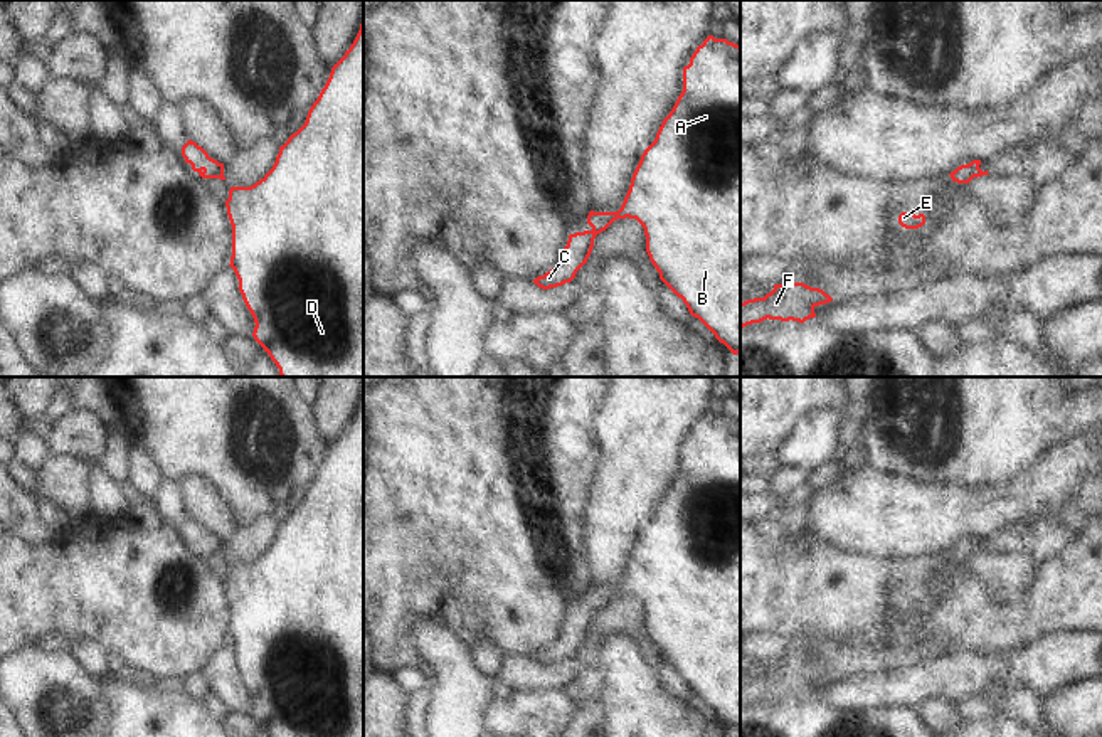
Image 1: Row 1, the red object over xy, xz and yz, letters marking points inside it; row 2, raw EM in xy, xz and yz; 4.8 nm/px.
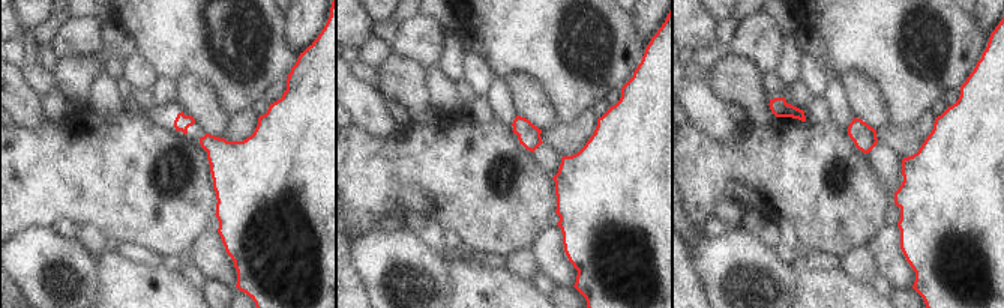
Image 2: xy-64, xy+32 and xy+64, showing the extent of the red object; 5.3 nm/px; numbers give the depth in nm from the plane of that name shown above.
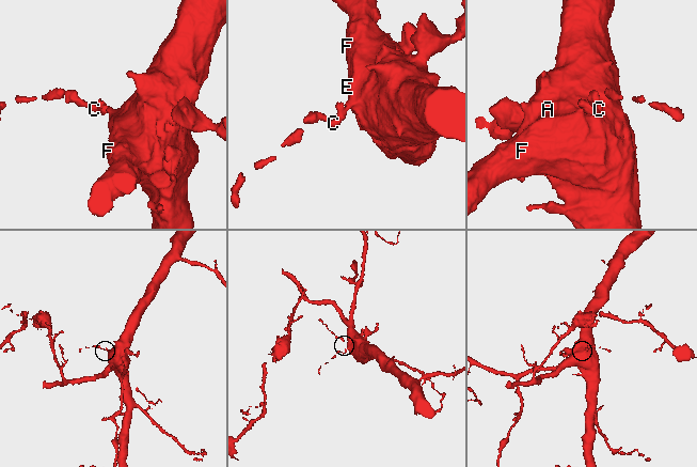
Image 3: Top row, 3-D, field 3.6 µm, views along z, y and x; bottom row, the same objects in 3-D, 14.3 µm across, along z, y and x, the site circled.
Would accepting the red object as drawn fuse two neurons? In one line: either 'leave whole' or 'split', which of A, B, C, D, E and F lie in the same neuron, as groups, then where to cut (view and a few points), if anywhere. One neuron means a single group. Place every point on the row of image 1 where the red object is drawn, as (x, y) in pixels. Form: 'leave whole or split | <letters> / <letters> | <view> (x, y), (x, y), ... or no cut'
leave whole | A B C D E F | no cut

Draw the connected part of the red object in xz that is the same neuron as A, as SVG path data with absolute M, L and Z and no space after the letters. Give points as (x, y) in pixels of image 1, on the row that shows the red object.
M708 35L683 67L683 91L644 150L617 212L587 215L591 231L569 236L555 268L533 279L542 289L570 283L594 239L617 219L636 219L660 279L734 355L740 353L740 45Z

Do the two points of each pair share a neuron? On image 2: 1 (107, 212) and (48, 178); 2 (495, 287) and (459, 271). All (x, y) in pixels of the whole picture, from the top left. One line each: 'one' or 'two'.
1: one
2: one

